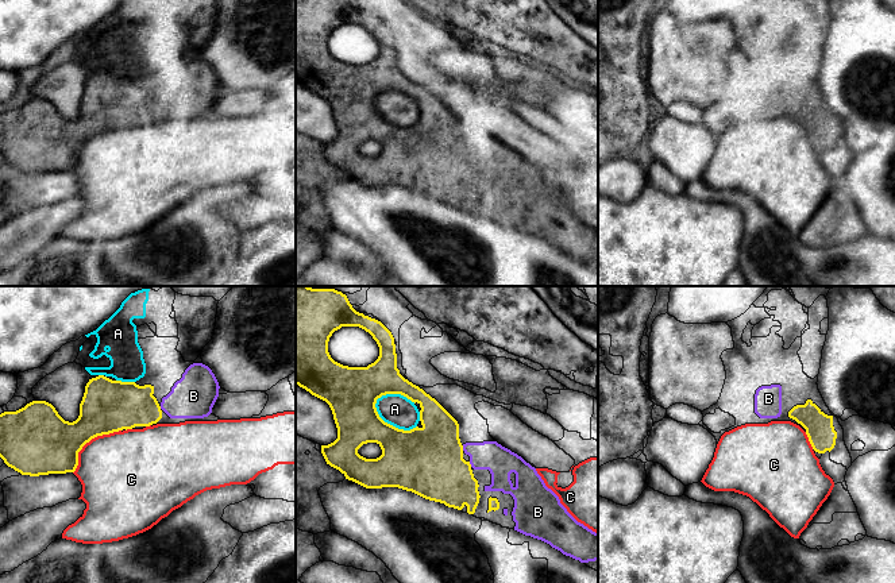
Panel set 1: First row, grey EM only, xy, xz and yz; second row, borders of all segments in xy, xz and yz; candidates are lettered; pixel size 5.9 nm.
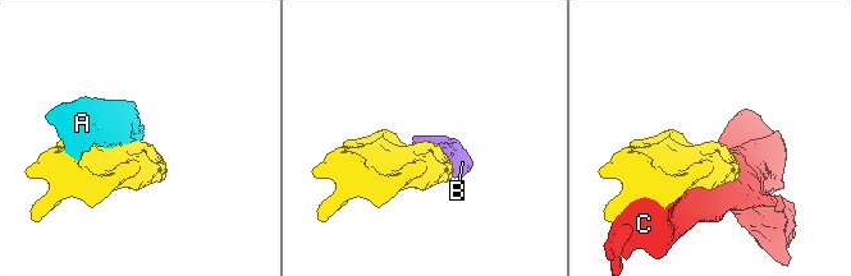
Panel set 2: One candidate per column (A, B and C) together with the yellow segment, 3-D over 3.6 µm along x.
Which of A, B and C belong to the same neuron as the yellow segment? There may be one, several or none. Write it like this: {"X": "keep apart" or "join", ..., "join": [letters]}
{"A": "keep apart", "B": "join", "C": "keep apart", "join": ["B"]}

